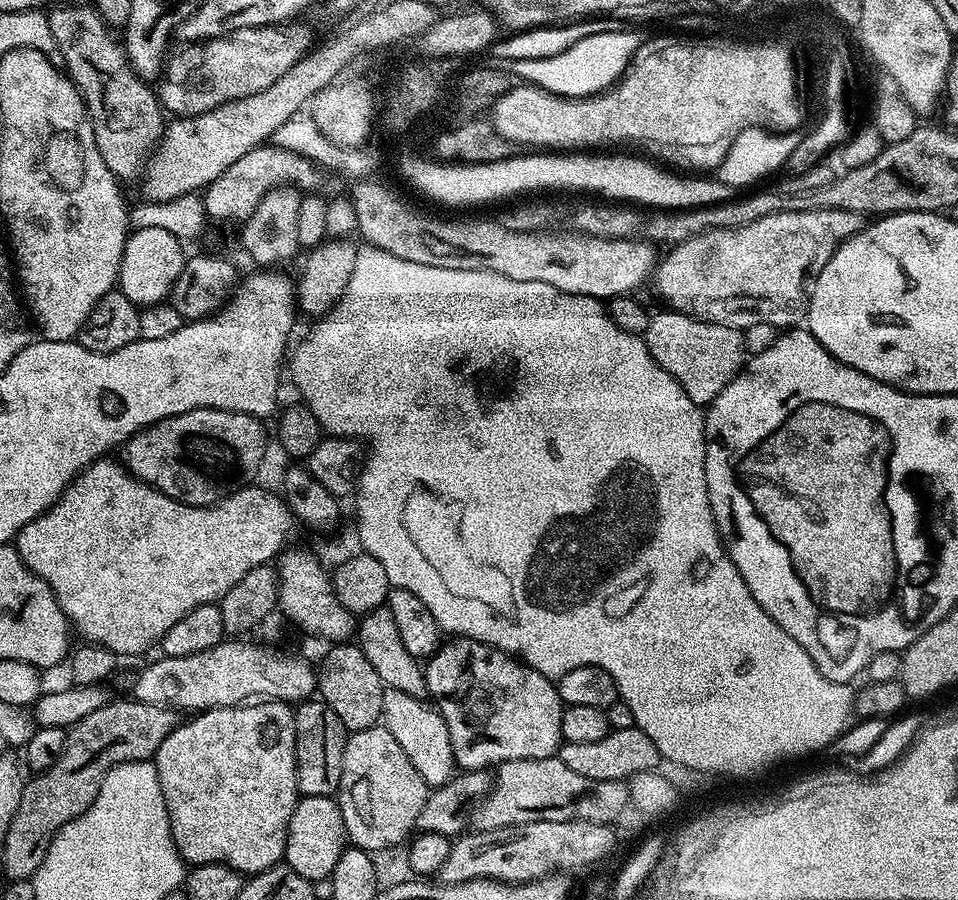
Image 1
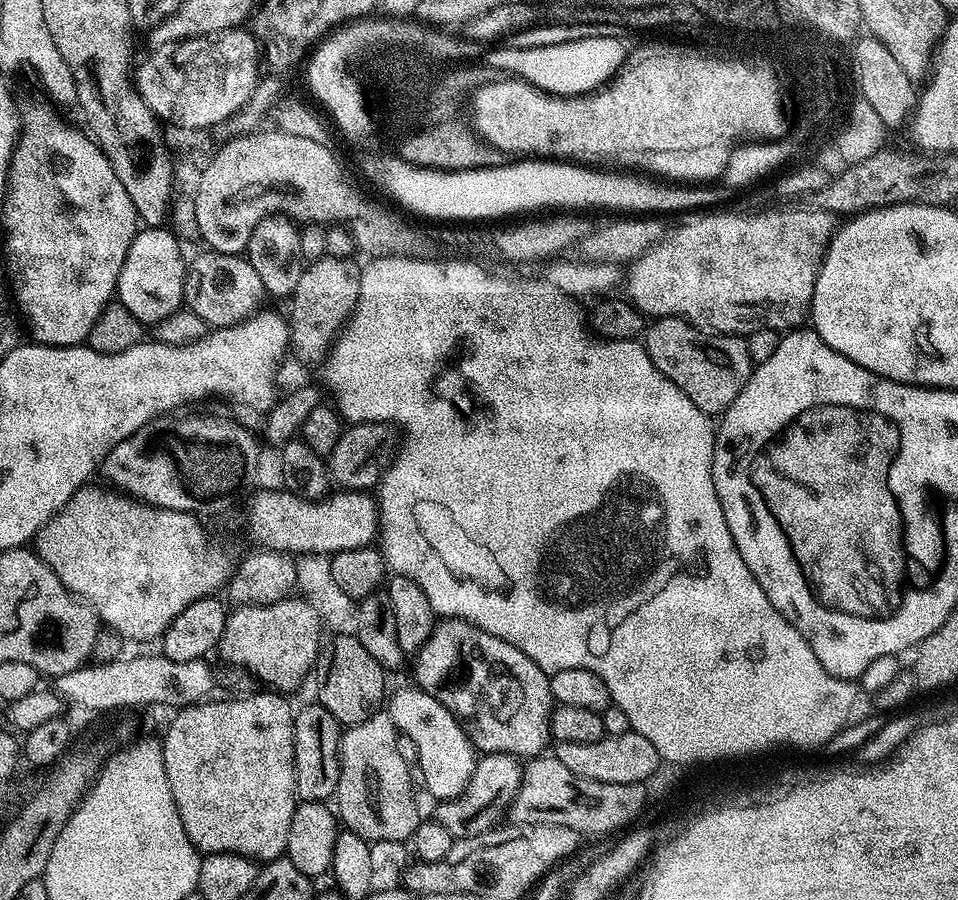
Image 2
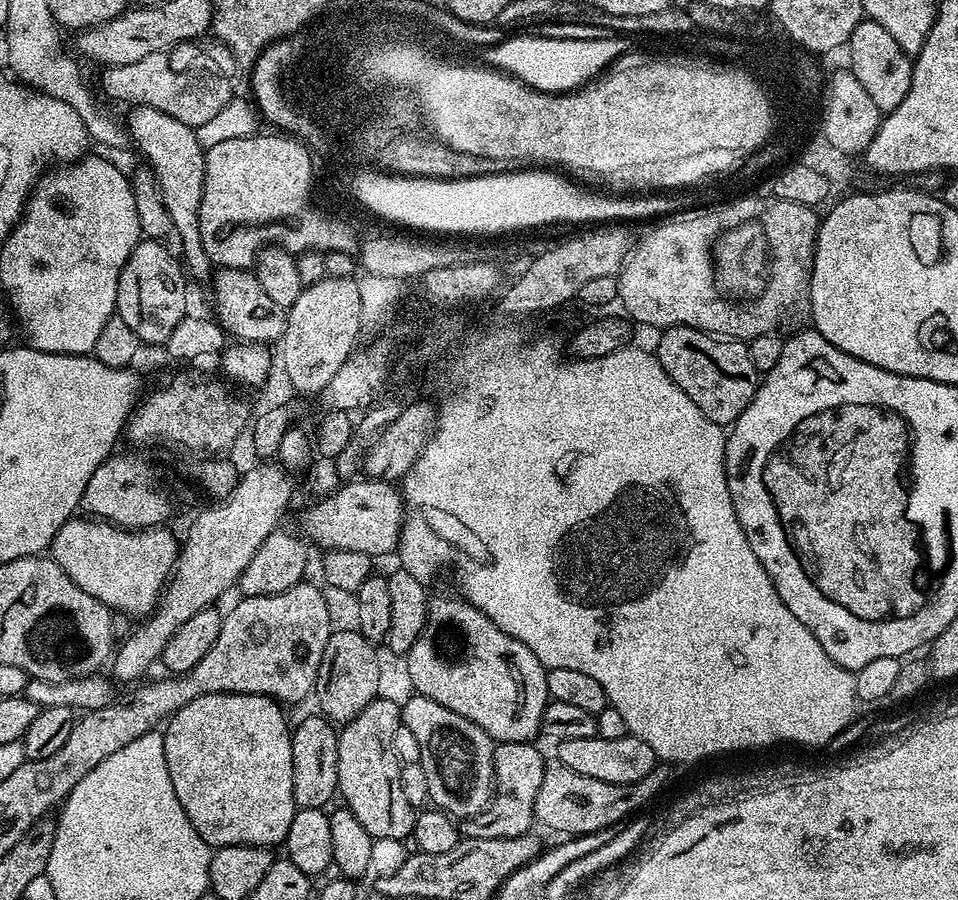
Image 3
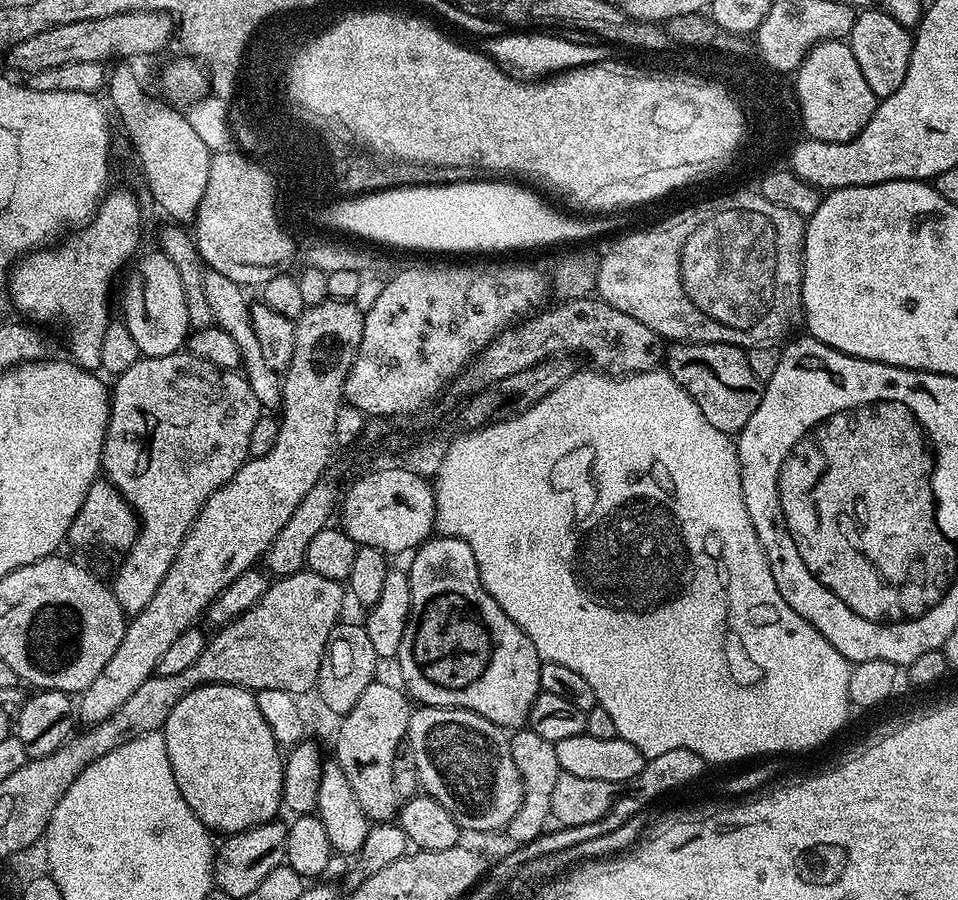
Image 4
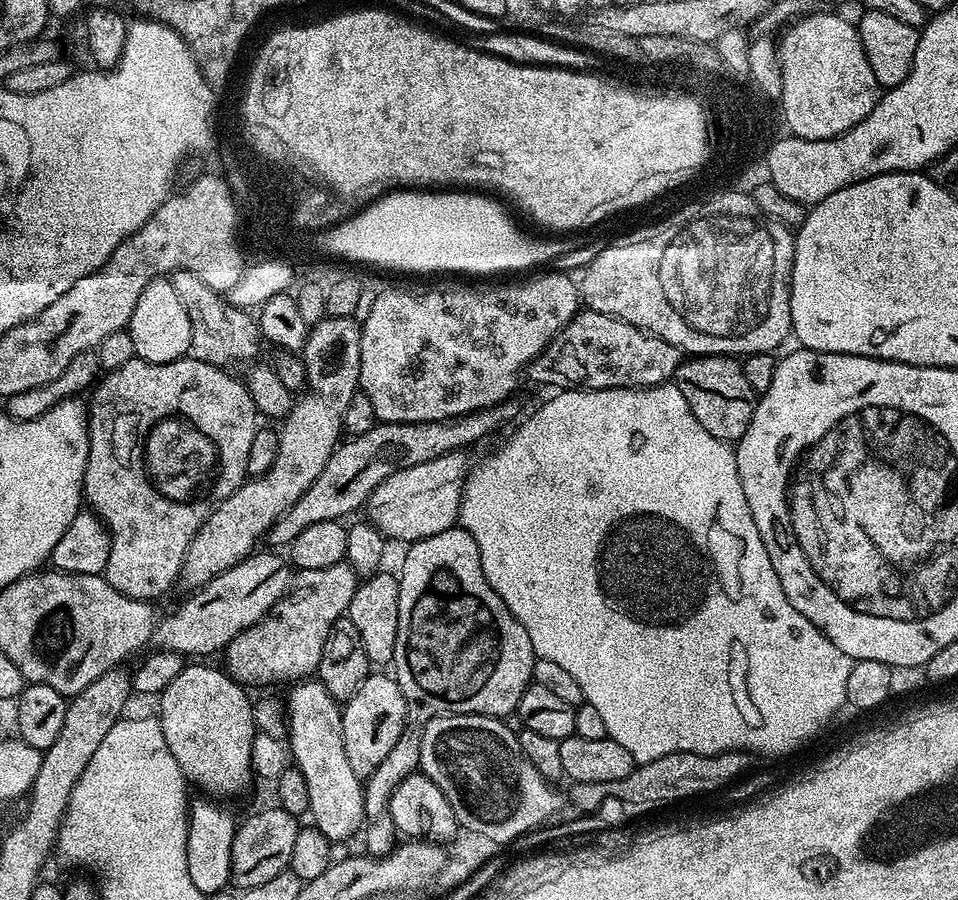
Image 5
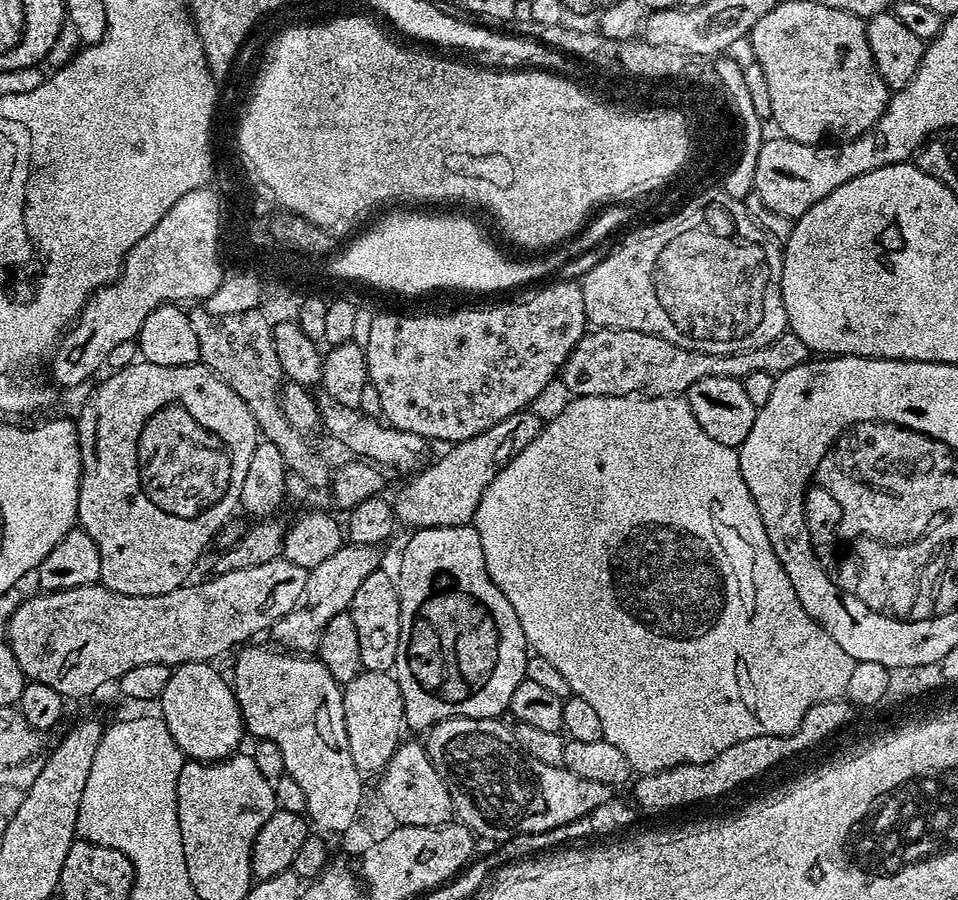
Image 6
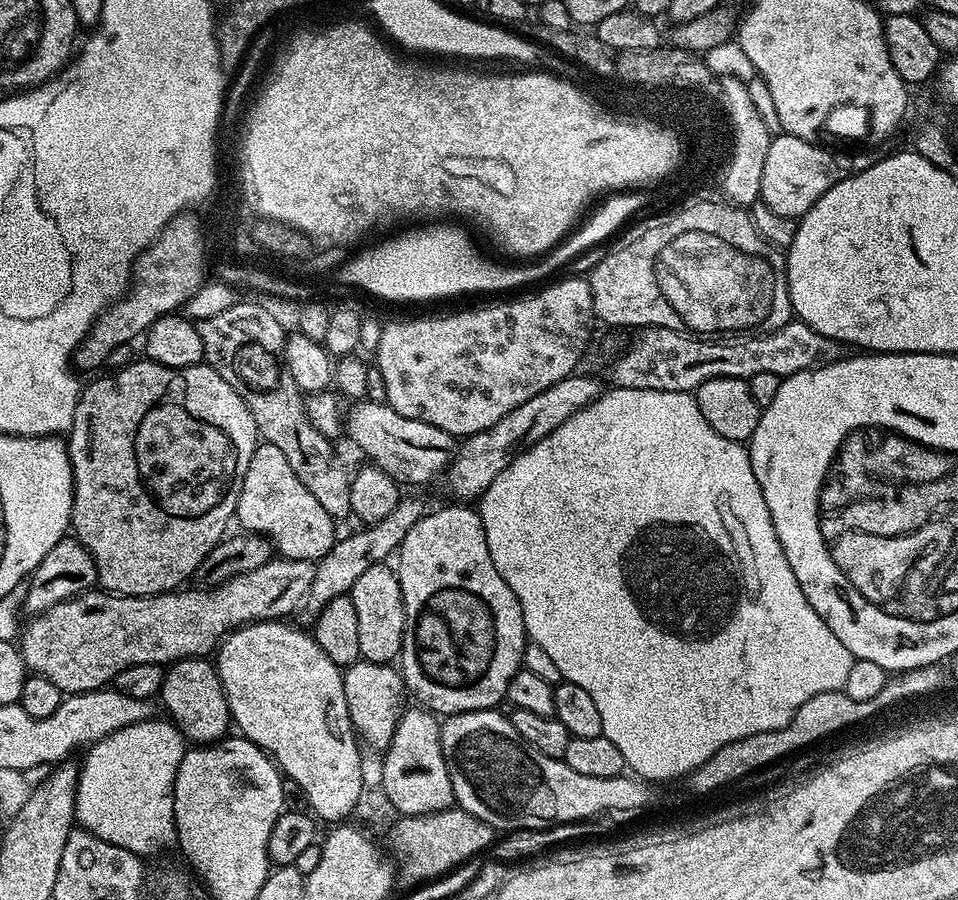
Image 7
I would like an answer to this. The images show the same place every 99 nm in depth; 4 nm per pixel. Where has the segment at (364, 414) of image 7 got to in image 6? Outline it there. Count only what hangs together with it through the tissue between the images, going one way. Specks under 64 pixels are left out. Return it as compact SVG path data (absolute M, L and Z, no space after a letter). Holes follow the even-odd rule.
M335 402L329 405L329 408L324 408L322 412L322 428L325 428L342 447L349 448L353 457L369 461L384 470L393 468L394 471L401 472L404 478L411 477L425 467L429 459L430 444L423 436L391 427L379 419L364 416L359 410L344 408Z

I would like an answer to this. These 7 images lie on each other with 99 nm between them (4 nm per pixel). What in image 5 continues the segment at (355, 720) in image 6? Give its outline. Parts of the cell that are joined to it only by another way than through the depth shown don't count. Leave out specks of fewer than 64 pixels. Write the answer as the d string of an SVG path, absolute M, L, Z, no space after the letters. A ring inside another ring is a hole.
M368 675L350 699L343 701L340 714L342 742L346 746L346 758L356 776L367 778L374 774L375 768L381 765L382 758L393 749L402 734L407 716L406 698L402 698L402 690L391 675Z

